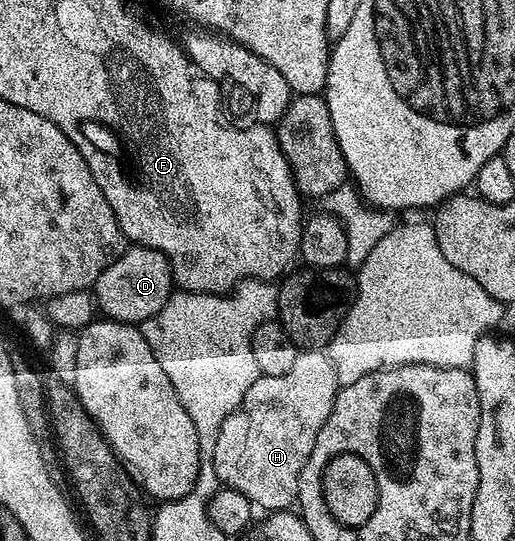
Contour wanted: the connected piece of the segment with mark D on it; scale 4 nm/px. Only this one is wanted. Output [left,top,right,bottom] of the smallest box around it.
[92,246,175,326]

